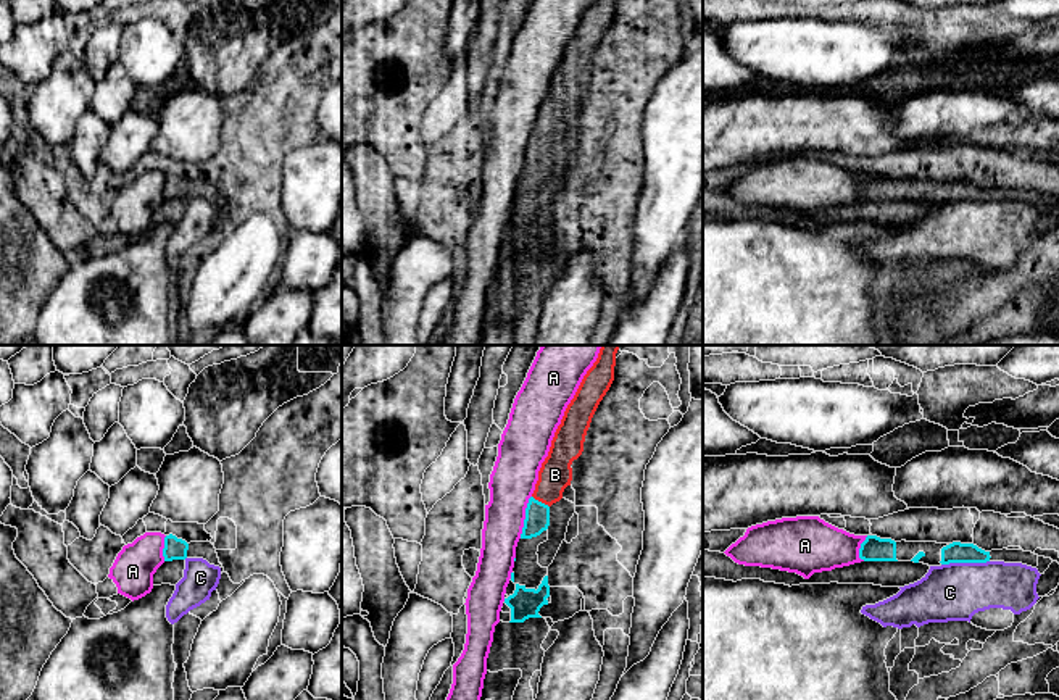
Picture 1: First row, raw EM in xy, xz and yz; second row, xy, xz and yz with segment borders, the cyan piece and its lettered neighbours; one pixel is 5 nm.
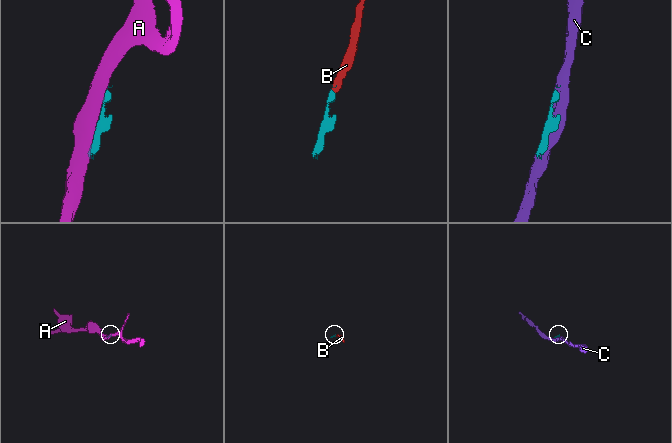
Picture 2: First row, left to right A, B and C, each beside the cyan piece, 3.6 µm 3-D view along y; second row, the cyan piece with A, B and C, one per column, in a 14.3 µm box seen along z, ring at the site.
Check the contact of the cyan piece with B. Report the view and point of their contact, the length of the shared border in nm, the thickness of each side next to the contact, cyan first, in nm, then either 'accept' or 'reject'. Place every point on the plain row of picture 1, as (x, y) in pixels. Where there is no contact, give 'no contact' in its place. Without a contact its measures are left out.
xz (540, 141) | 110 nm | 130/160 nm | accept

